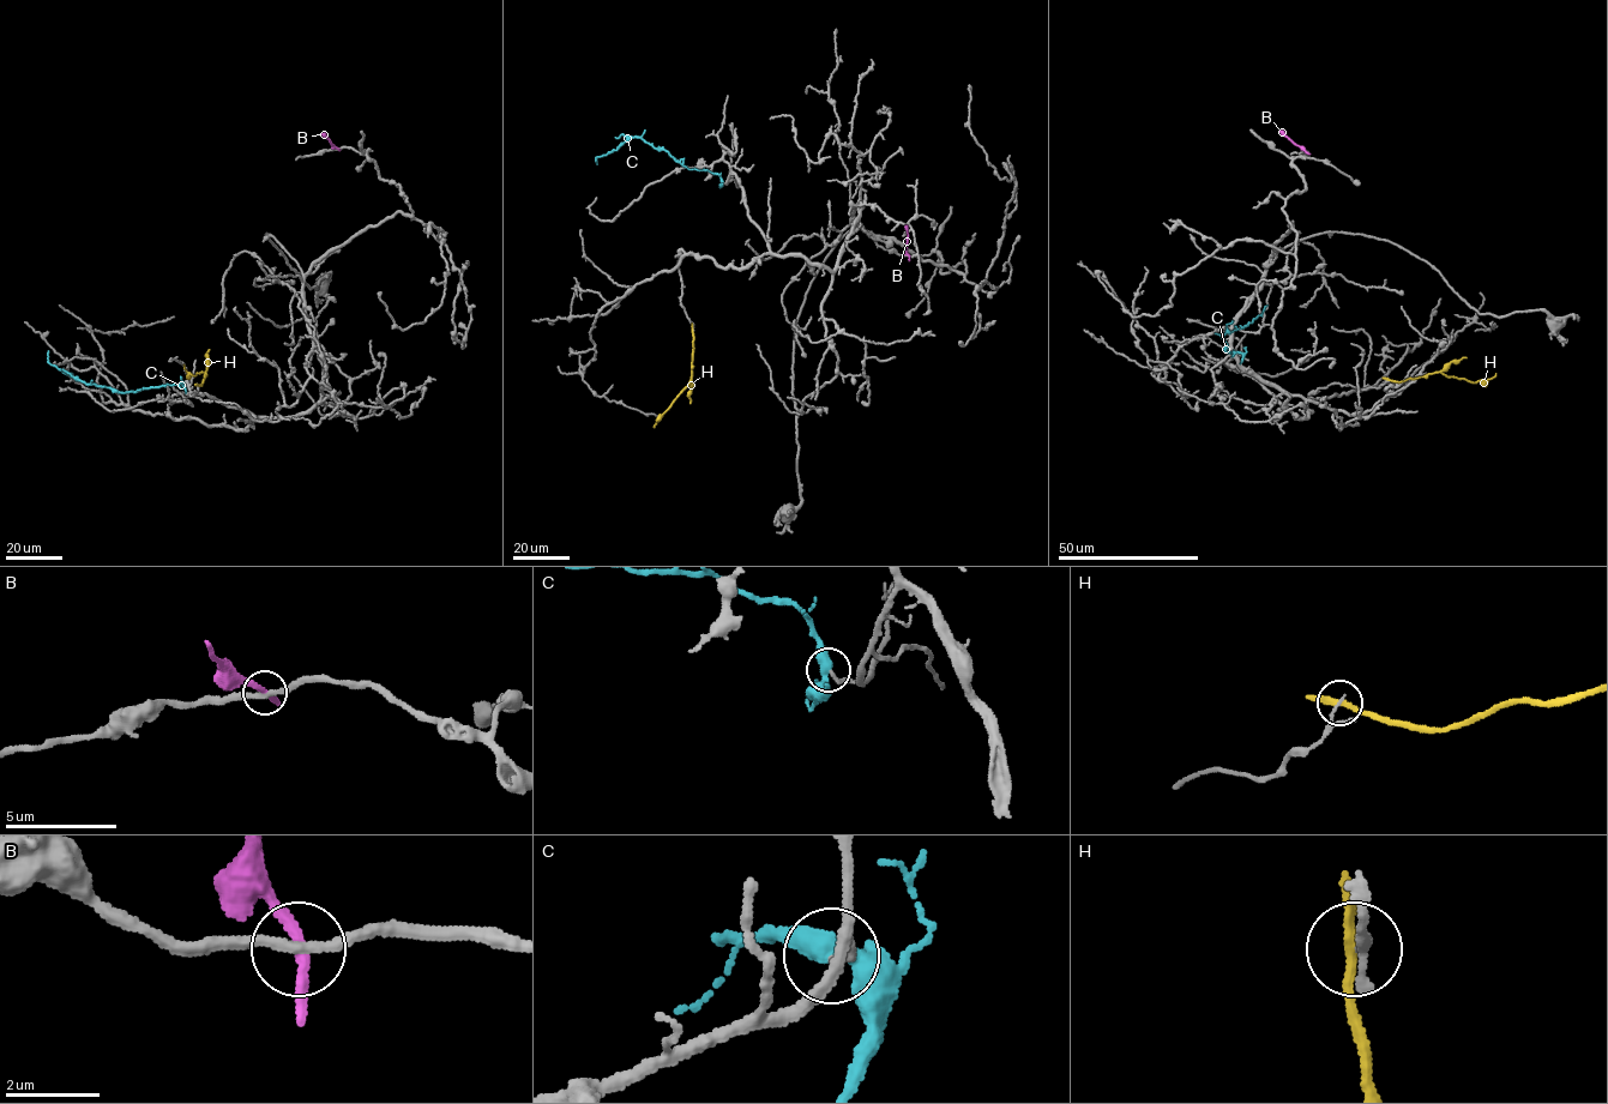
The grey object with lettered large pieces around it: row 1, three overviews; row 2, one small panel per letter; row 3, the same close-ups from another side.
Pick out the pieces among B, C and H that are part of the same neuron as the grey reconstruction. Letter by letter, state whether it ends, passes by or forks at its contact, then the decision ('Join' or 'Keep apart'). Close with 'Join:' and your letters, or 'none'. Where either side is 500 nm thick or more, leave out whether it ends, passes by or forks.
B: It passes by. Keep apart
C: It passes by. Join
H: It passes by. Keep apart
Join: C

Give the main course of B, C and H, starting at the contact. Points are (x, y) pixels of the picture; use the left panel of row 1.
B: (337, 149), (321, 133)
C: (184, 382), (136, 392), (113, 391), (76, 380), (50, 365), (48, 351)
H: (197, 385), (203, 385), (208, 368), (193, 375), (184, 365)

